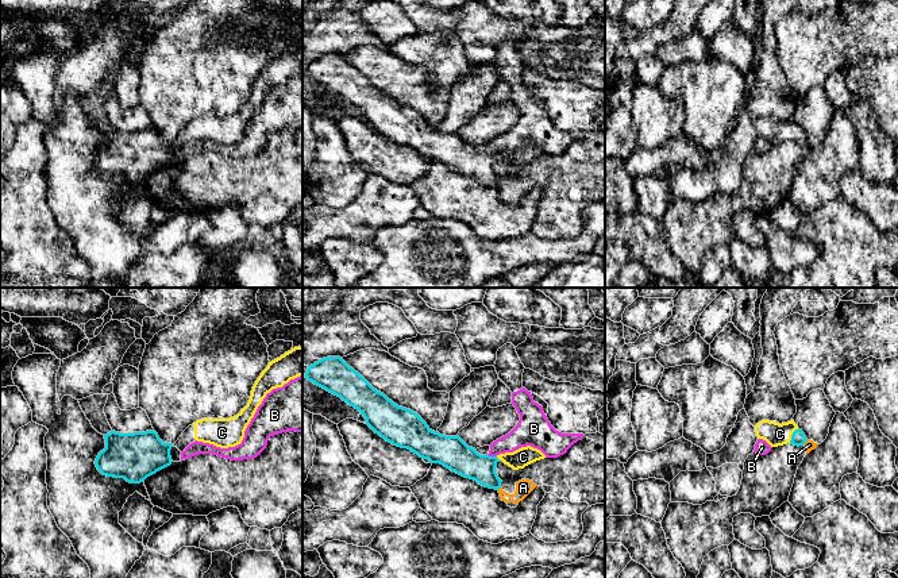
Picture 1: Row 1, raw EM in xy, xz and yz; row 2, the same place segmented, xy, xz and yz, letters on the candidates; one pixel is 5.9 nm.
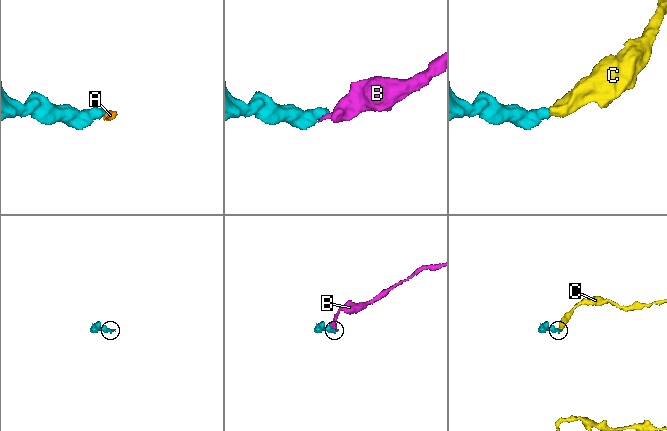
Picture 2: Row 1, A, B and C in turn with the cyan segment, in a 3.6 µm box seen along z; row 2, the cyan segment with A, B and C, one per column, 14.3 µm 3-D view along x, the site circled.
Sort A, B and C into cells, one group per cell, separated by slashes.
A / B / C

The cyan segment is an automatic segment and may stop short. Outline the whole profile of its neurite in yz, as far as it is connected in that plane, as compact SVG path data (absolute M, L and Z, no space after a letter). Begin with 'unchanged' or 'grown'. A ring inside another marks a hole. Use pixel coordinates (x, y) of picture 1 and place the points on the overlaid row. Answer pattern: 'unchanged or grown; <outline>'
grown; M762 420L755 425L755 432L758 439L766 440L771 447L783 446L786 443L799 447L808 440L794 420L782 424L770 420Z

